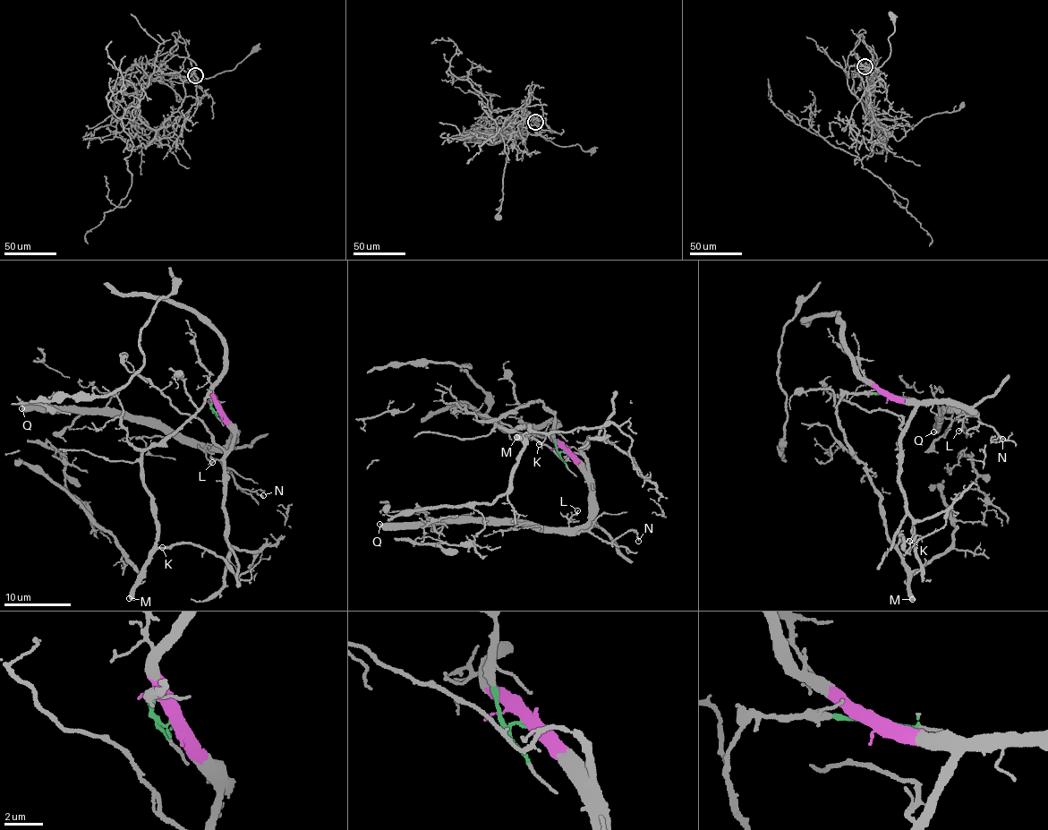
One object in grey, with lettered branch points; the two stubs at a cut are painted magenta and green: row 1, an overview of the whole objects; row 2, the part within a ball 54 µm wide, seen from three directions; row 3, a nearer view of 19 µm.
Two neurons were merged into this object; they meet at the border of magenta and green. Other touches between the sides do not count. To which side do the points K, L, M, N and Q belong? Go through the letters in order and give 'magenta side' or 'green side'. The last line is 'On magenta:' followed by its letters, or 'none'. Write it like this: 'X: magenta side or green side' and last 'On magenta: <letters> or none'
K: green side
L: magenta side
M: green side
N: magenta side
Q: magenta side
On magenta: L, N, Q

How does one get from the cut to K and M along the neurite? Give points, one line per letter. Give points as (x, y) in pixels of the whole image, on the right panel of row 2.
K: (887, 396), (845, 394), (835, 415), (880, 498), (886, 537), (895, 545), (909, 541)
M: (887, 396), (845, 394), (835, 415), (880, 498), (886, 539), (901, 560), (912, 600)

